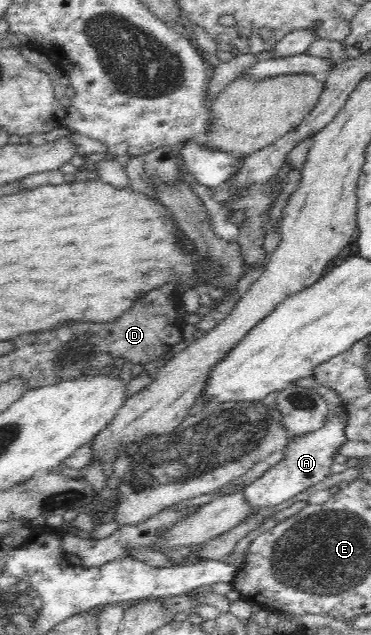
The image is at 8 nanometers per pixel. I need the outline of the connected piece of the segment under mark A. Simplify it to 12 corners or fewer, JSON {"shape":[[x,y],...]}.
{"shape":[[344,402],[283,461],[243,487],[251,516],[291,501],[331,474],[348,440]]}

